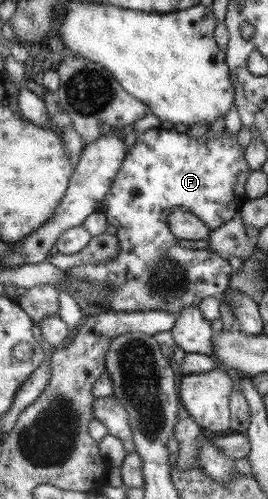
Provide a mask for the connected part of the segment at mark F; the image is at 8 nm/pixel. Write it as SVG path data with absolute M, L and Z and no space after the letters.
M159 126L136 135L135 144L126 153L108 194L103 198L106 204L105 222L117 229L118 255L93 264L76 264L66 271L77 290L97 283L107 283L110 286L110 296L104 296L100 300L85 298L89 305L105 304L113 312L158 310L172 313L173 310L180 312L188 306L197 307L197 303L207 296L220 297L228 288L232 271L227 260L215 258L215 253L211 256L199 254L197 250L177 250L175 236L168 229L167 216L173 207L179 207L196 216L212 231L238 214L240 206L246 200L244 186L251 172L244 150L239 147L235 138L236 134L229 134L227 129L211 138L205 138L205 135L191 138L186 132L179 133L173 128L161 130Z

